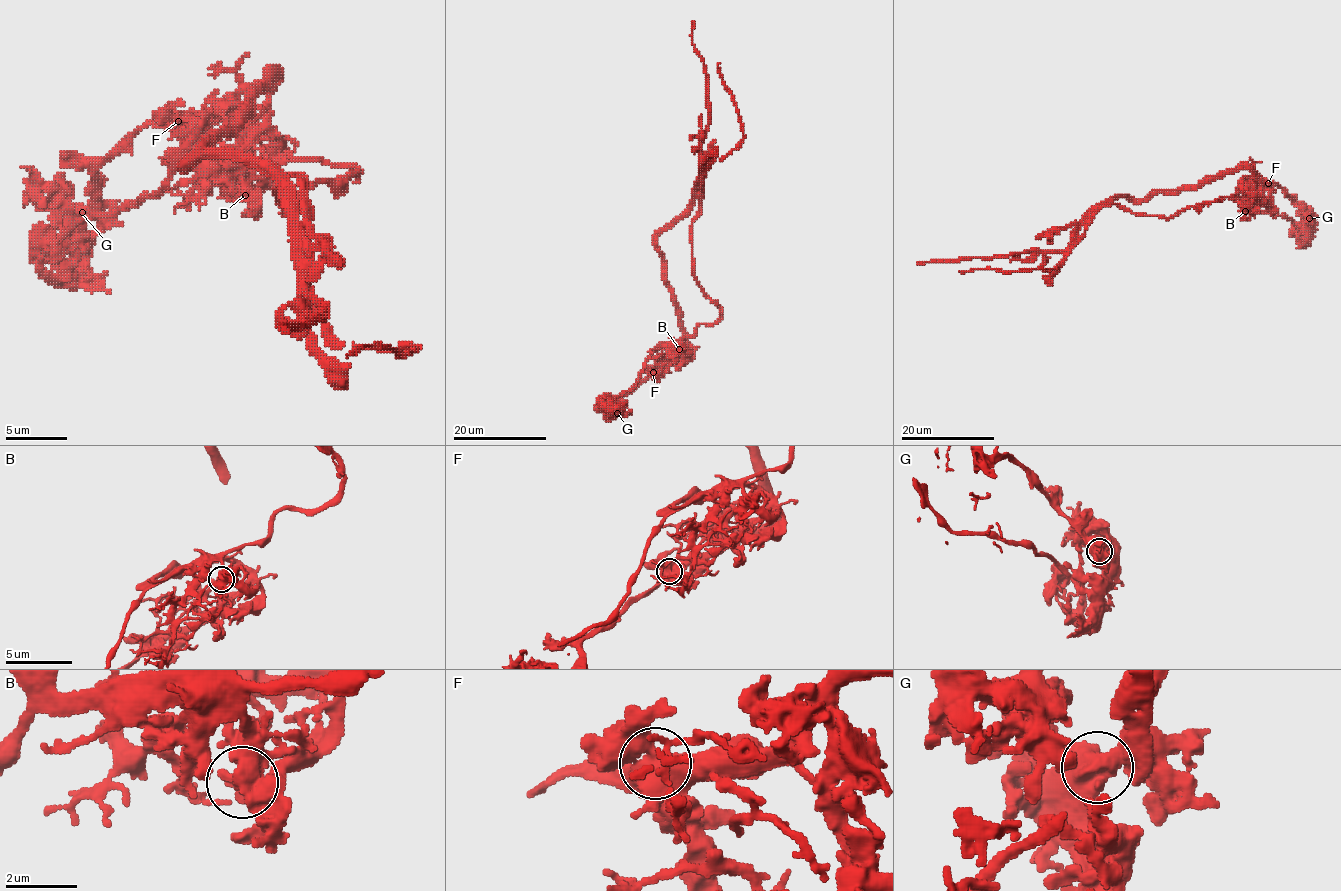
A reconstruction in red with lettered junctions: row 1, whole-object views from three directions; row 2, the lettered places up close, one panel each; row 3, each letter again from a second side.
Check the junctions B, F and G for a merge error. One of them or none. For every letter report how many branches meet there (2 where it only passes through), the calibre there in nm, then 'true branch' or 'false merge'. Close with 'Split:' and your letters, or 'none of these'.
B: branches 2; calibre 650 nm; true branch
F: branches 2; calibre 700 nm; true branch
G: branches 2; calibre 650 nm; false merge
Split: G

